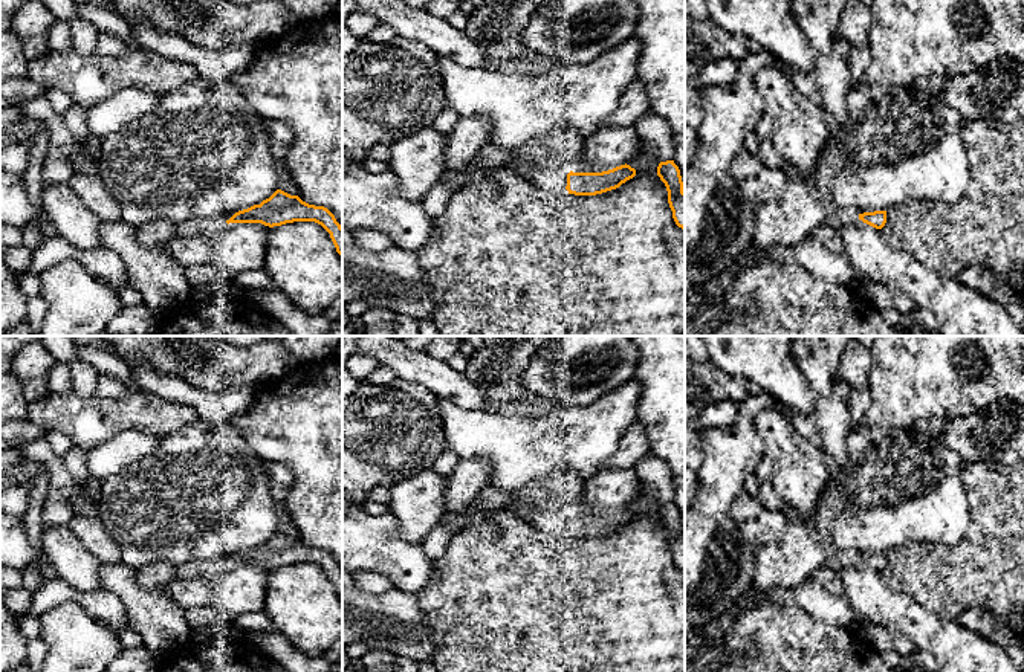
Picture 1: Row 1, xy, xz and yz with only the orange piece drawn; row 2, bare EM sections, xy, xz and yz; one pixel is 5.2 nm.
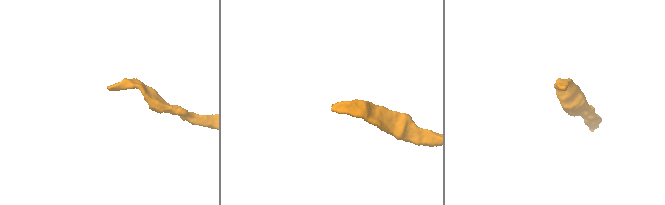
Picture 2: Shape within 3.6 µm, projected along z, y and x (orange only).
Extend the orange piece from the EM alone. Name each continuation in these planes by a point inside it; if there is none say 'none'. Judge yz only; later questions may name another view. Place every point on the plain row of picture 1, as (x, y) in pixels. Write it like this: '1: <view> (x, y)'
none

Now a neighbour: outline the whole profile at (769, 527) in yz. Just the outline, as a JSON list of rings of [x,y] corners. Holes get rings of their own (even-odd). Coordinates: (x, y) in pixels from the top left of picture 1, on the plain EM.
[[[767,510],[738,525],[744,539],[757,547],[781,542],[787,531],[787,515],[783,510]]]

